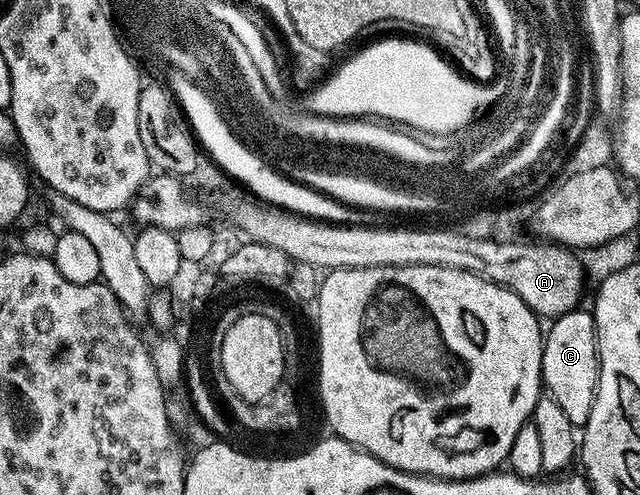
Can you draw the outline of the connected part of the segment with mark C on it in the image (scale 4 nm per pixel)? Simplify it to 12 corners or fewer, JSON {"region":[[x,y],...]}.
{"region":[[591,310],[555,316],[540,378],[580,429],[600,376]]}

